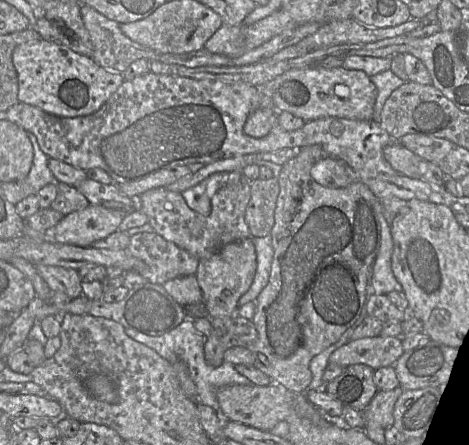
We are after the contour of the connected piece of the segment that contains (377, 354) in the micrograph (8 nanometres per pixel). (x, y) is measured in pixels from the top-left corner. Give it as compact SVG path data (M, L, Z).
M375 337L350 340L336 349L329 357L329 363L343 368L364 364L373 370L394 366L403 354L402 337Z

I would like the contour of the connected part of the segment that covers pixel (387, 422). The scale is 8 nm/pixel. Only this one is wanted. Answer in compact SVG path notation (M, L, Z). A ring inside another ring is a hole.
M402 388L390 391L377 391L369 405L362 411L364 419L364 428L387 428L393 425L393 410L398 397L403 392Z

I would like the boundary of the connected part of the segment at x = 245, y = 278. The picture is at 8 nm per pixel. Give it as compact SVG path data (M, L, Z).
M252 238L229 243L210 258L199 260L196 277L210 319L235 314L240 297L250 288L253 282L256 268L256 251Z

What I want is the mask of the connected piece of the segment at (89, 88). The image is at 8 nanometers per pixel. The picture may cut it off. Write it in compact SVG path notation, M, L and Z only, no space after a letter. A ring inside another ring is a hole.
M43 39L15 47L12 62L18 78L18 101L60 117L95 113L124 82L121 73L99 66L91 57Z

